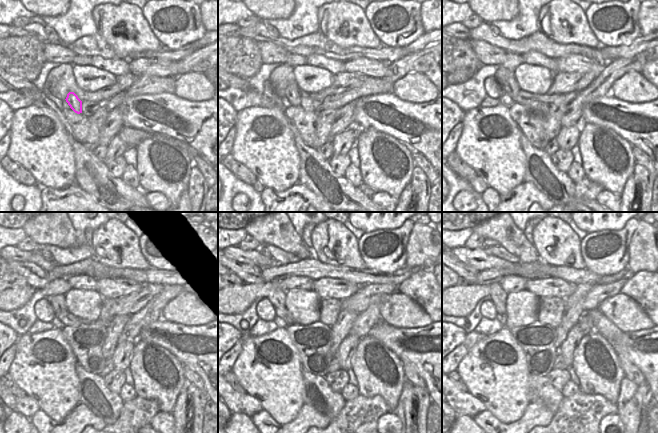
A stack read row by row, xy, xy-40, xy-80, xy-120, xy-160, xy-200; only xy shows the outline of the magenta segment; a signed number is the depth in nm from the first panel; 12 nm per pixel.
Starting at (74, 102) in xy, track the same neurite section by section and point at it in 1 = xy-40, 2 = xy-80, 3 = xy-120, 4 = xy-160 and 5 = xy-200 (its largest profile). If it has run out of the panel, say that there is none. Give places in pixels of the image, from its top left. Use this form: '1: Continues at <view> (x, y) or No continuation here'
1: Continues at xy-40 (295, 96)
2: Continues at xy-80 (510, 87)
3: Continues at xy-120 (58, 303)
4: Continues at xy-160 (277, 297)
5: Continues at xy-200 (498, 296).

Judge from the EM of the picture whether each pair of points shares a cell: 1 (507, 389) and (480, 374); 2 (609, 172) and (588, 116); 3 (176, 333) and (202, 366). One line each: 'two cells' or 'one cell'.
1: one cell
2: two cells
3: one cell

